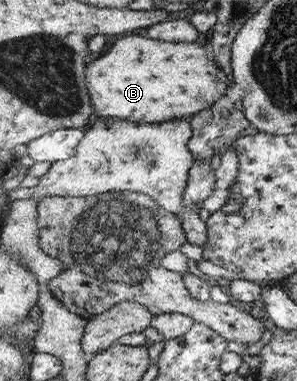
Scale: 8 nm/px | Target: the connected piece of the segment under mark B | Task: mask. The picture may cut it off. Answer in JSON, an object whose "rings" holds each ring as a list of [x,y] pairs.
{"rings":[[[130,34],[116,41],[106,57],[90,63],[87,80],[96,116],[130,119],[138,123],[164,123],[210,109],[212,103],[226,91],[226,85],[220,81],[218,73],[220,69],[208,57],[204,45],[154,41],[139,34]]]}

